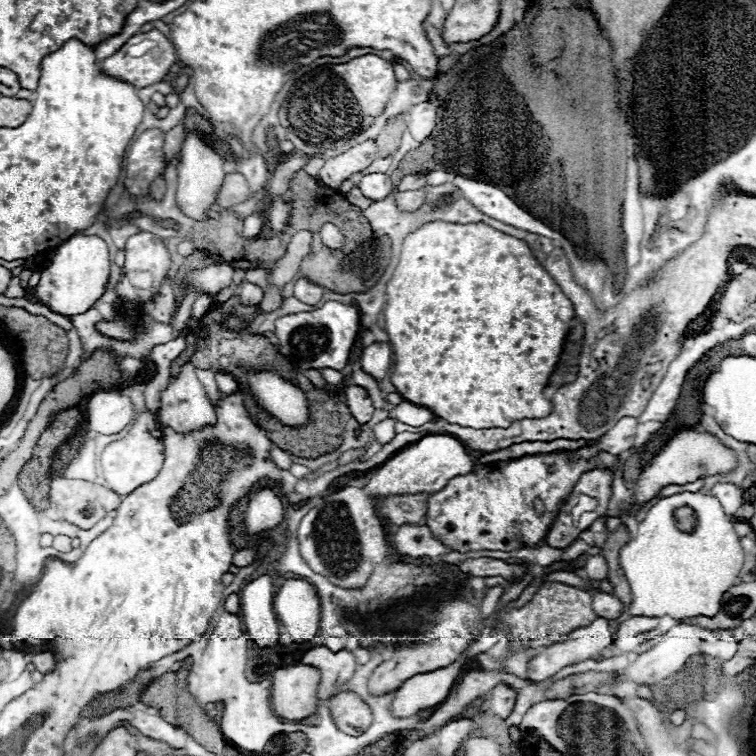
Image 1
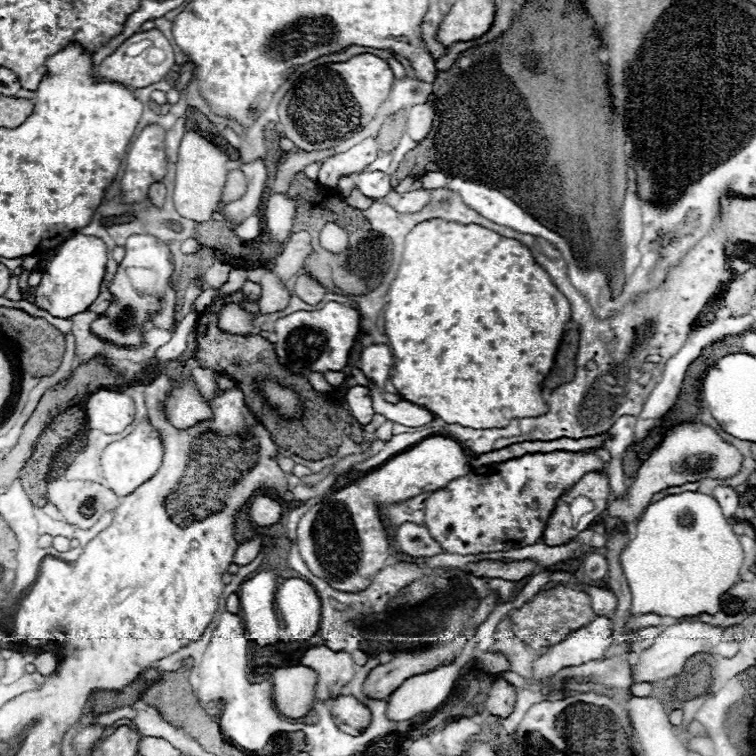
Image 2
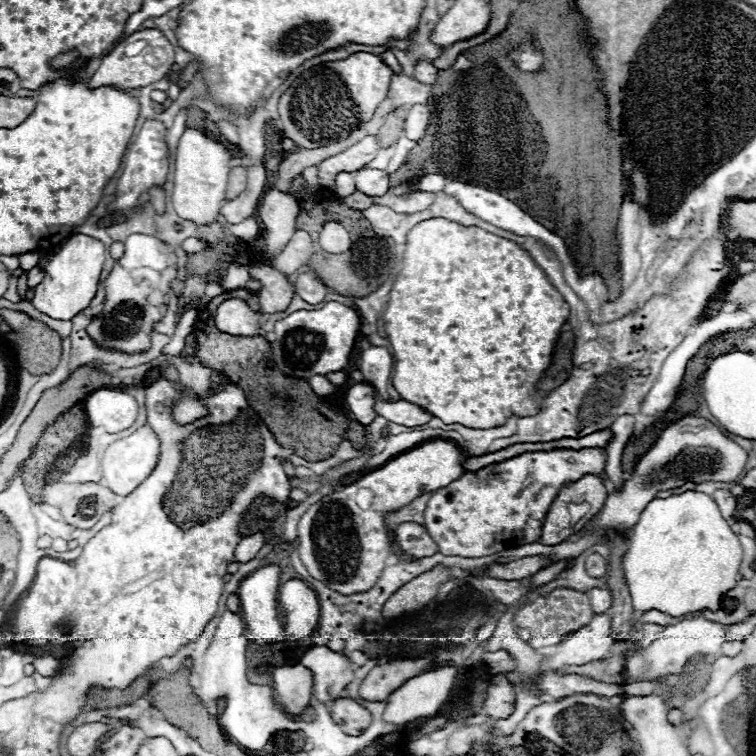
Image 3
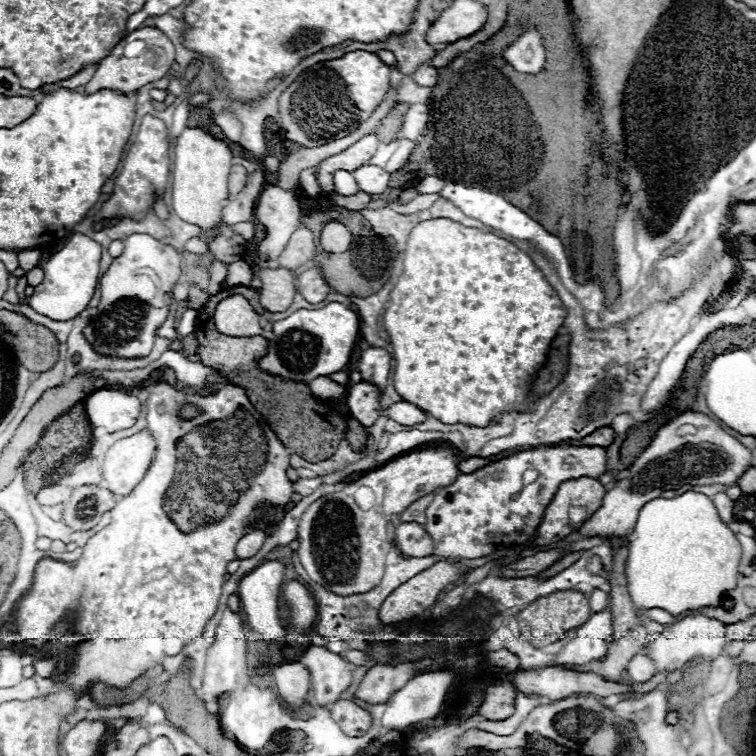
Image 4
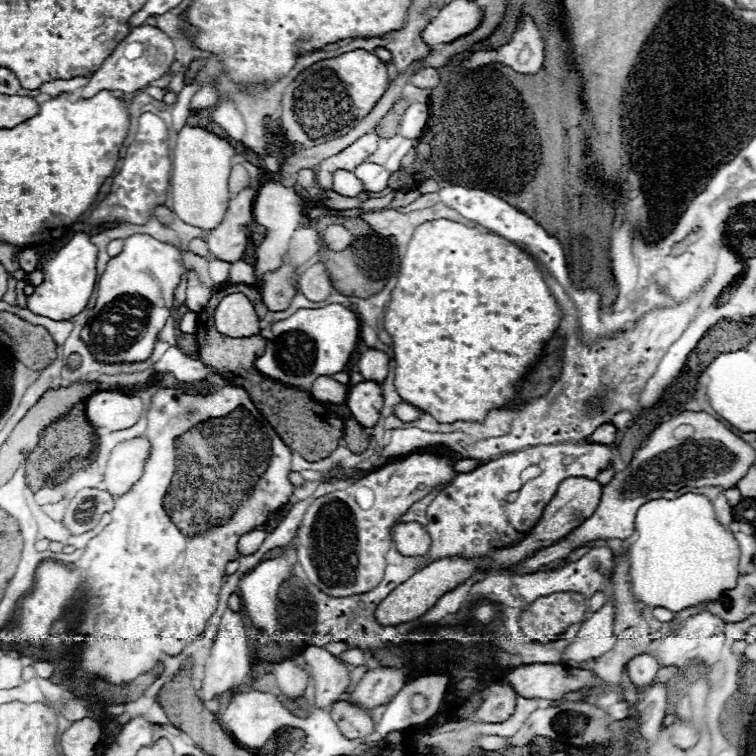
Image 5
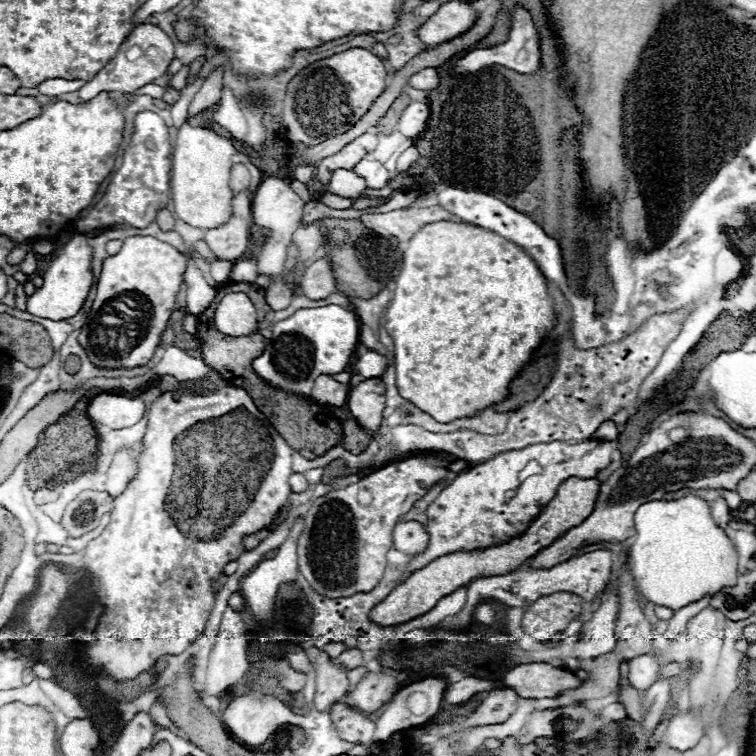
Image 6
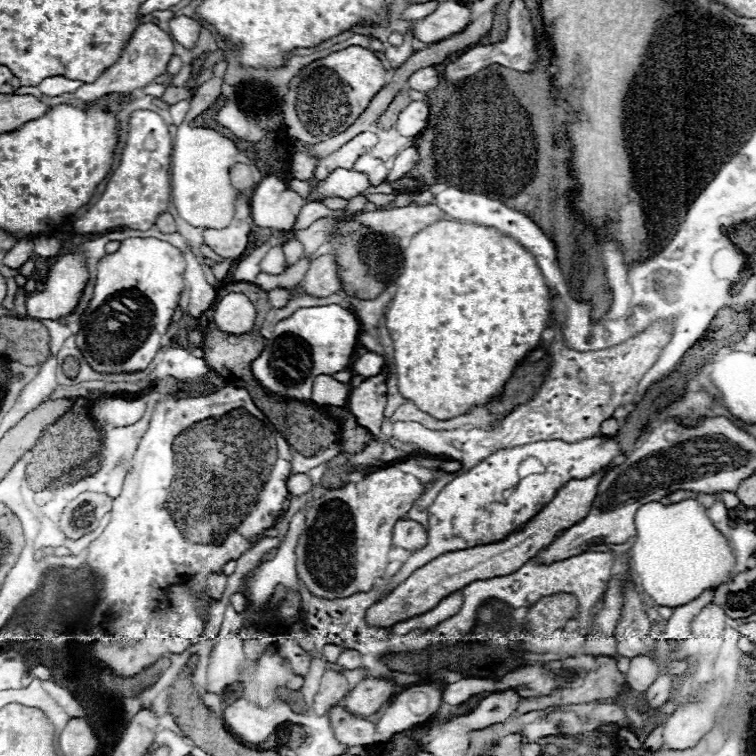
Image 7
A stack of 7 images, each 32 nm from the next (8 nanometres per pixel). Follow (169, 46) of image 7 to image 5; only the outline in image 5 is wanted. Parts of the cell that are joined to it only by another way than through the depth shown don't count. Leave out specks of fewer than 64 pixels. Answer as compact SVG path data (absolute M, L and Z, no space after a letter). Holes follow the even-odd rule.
M148 24L138 26L138 28L132 28L130 34L118 44L116 52L114 52L114 54L102 64L102 68L90 78L90 82L88 82L84 88L80 88L80 96L96 96L100 90L120 90L120 92L132 94L132 92L144 88L146 84L150 84L150 82L162 78L162 76L168 72L168 68L170 68L172 62L174 62L174 44L172 44L172 40L170 40L160 28L148 26ZM132 42L138 42L138 44L144 46L142 56L136 58L136 60L128 60L128 58L124 56L124 48L126 48L128 44L132 44Z

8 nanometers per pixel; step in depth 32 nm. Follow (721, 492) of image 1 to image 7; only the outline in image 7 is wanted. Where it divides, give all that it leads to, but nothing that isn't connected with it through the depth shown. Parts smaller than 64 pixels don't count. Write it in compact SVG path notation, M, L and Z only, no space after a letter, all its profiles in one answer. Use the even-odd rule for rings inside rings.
M718 500L718 502L708 510L708 516L710 516L712 524L722 532L722 536L726 536L726 540L730 542L730 526L728 526L730 518L728 518L728 510L726 510L726 506Z

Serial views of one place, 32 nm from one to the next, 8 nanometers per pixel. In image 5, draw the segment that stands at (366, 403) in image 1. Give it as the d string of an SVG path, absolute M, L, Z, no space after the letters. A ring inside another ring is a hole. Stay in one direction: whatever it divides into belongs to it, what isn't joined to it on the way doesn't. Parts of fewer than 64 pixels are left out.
M366 380L350 388L346 404L352 412L352 416L364 426L364 428L374 428L378 420L382 418L382 408L384 408L384 396L382 396L382 386Z

